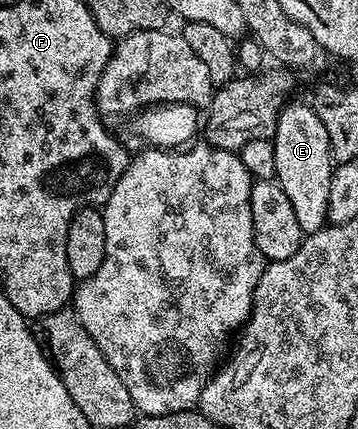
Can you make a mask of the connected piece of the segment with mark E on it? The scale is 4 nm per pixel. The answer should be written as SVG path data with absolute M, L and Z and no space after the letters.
M288 103L280 110L272 142L276 183L289 197L298 226L306 235L315 234L327 222L329 181L335 167L325 126L308 103Z

